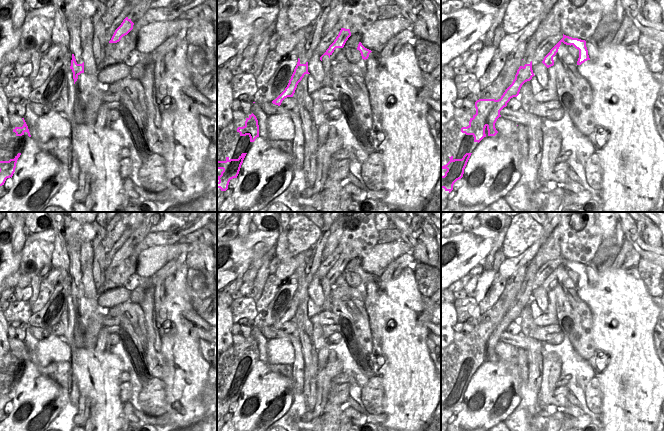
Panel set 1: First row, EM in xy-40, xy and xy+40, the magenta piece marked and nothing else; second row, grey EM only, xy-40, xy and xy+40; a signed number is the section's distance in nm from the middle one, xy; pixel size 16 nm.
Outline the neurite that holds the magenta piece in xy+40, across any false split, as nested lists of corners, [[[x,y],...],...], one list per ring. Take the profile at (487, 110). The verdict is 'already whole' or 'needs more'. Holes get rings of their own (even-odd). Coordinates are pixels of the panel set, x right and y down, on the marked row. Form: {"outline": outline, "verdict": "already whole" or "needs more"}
{"outline": [[[532,61],[529,64],[520,66],[512,84],[505,90],[500,99],[479,99],[475,102],[476,114],[470,118],[469,125],[462,127],[461,132],[472,135],[474,142],[480,142],[484,137],[495,136],[498,131],[495,123],[500,111],[507,106],[511,98],[519,95],[522,85],[535,76],[532,70]]], "verdict": "already whole"}

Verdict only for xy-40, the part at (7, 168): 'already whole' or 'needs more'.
already whole

